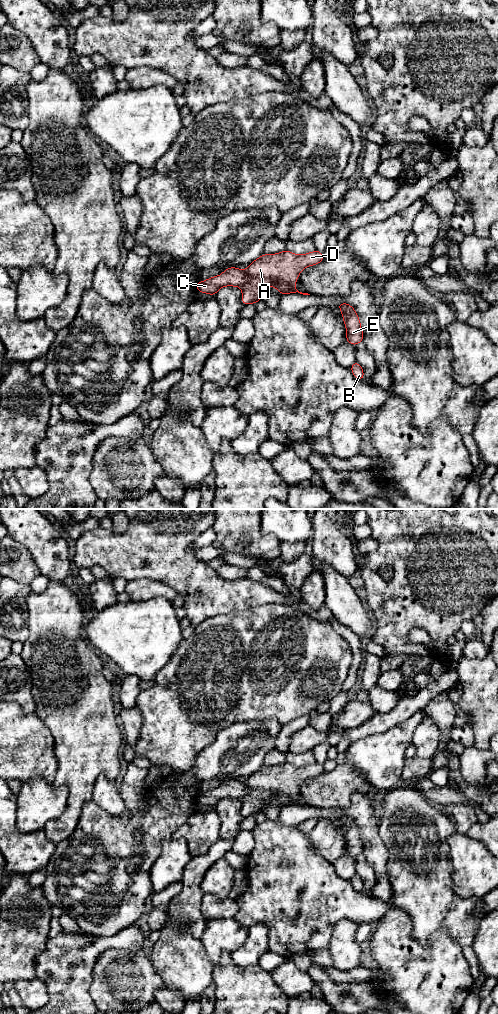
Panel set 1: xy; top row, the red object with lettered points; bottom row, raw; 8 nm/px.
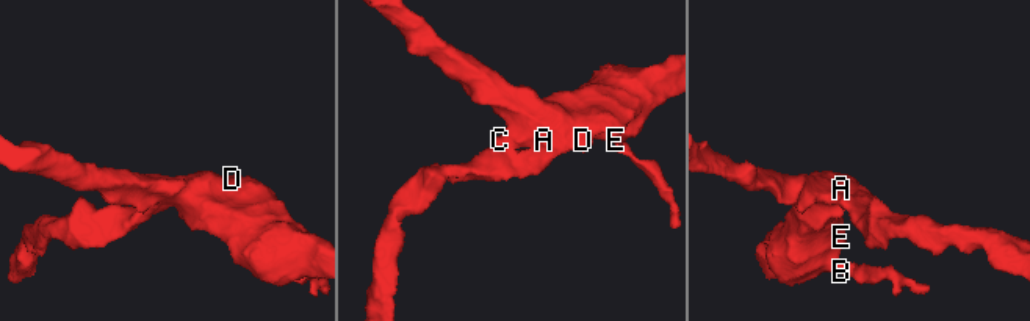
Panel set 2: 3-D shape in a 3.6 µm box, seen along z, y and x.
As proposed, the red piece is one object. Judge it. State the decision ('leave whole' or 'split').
leave whole

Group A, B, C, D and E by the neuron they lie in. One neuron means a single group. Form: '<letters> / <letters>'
A B C D E

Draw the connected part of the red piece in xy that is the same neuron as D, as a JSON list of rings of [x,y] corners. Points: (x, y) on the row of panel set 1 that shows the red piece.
[[[288,250],[282,251],[278,254],[263,254],[261,257],[251,262],[246,270],[230,267],[224,270],[220,276],[214,276],[205,281],[199,281],[196,290],[215,296],[221,287],[239,286],[242,288],[243,305],[257,303],[262,299],[266,288],[269,286],[274,286],[282,295],[296,292],[303,295],[310,295],[308,293],[299,292],[294,285],[299,277],[299,273],[304,268],[316,265],[323,260],[323,253],[318,250],[303,255],[296,255]]]

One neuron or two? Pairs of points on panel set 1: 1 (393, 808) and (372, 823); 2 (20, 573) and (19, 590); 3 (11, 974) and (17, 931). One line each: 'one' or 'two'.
1: two
2: two
3: one

